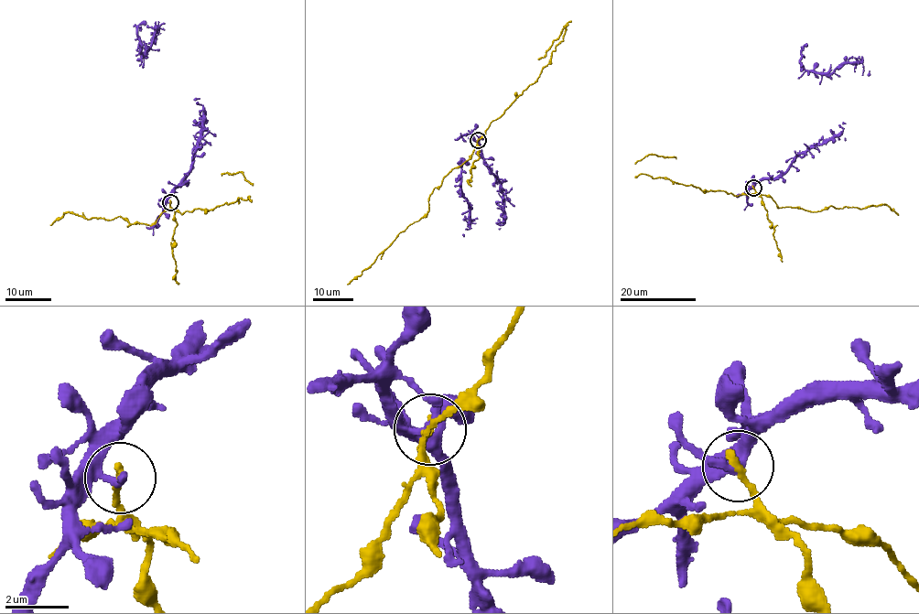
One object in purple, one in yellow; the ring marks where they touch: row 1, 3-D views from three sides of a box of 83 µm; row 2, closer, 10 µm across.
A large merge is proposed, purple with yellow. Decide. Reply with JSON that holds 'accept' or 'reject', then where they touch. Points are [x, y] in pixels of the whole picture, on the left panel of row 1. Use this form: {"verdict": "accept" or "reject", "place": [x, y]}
{"verdict": "reject", "place": [170, 202]}

